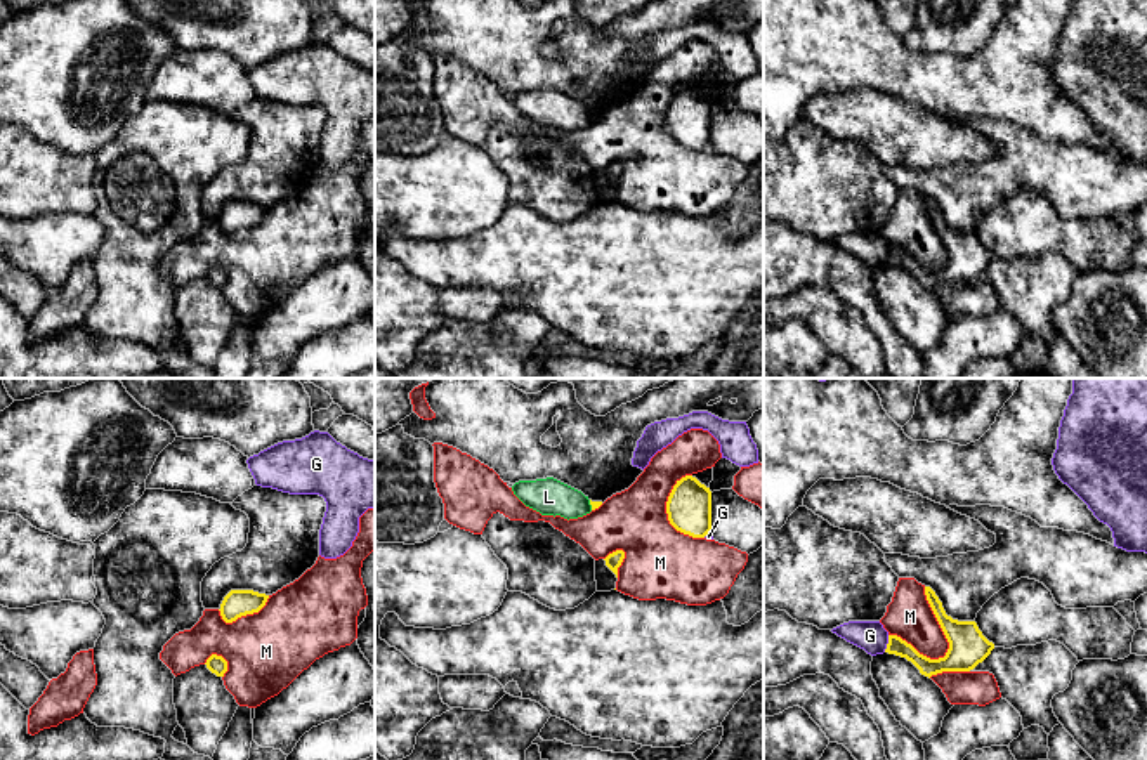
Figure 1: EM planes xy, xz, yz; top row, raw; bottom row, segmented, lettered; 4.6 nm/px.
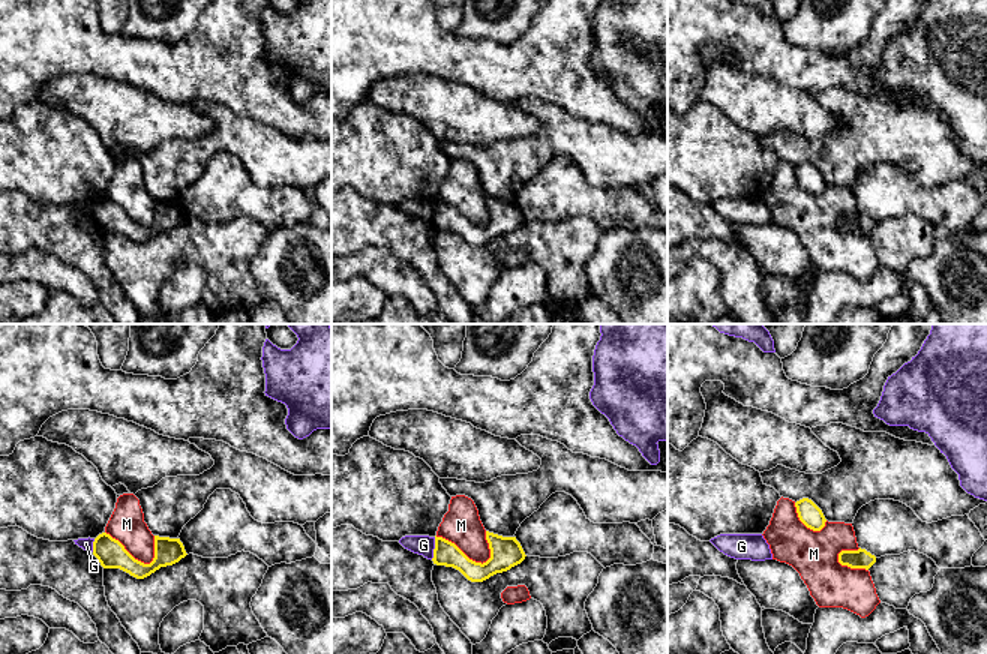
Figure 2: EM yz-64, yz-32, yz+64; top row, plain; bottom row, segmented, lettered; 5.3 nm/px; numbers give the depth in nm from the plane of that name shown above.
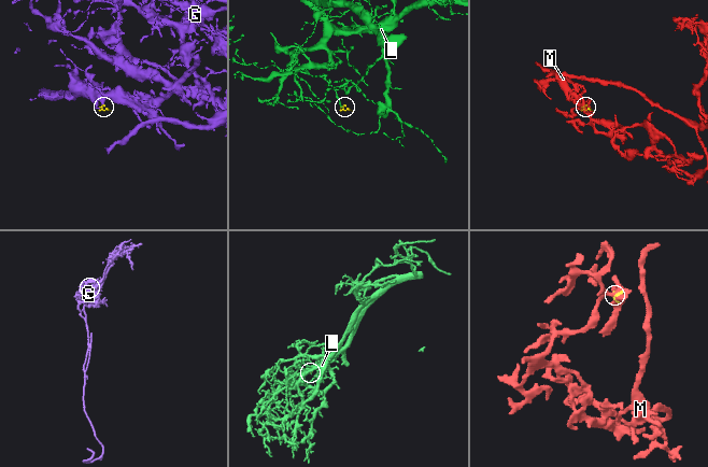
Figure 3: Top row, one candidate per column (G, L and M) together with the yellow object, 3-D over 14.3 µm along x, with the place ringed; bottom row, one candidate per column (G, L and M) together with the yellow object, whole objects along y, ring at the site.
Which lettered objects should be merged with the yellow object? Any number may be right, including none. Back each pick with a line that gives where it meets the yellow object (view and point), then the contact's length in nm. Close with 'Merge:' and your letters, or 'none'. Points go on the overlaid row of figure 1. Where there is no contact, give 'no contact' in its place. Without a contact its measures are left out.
Merge: none

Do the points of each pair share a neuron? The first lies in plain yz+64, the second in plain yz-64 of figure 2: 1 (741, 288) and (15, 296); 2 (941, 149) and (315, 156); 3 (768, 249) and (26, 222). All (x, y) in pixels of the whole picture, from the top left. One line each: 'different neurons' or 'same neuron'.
1: different neurons
2: same neuron
3: different neurons

